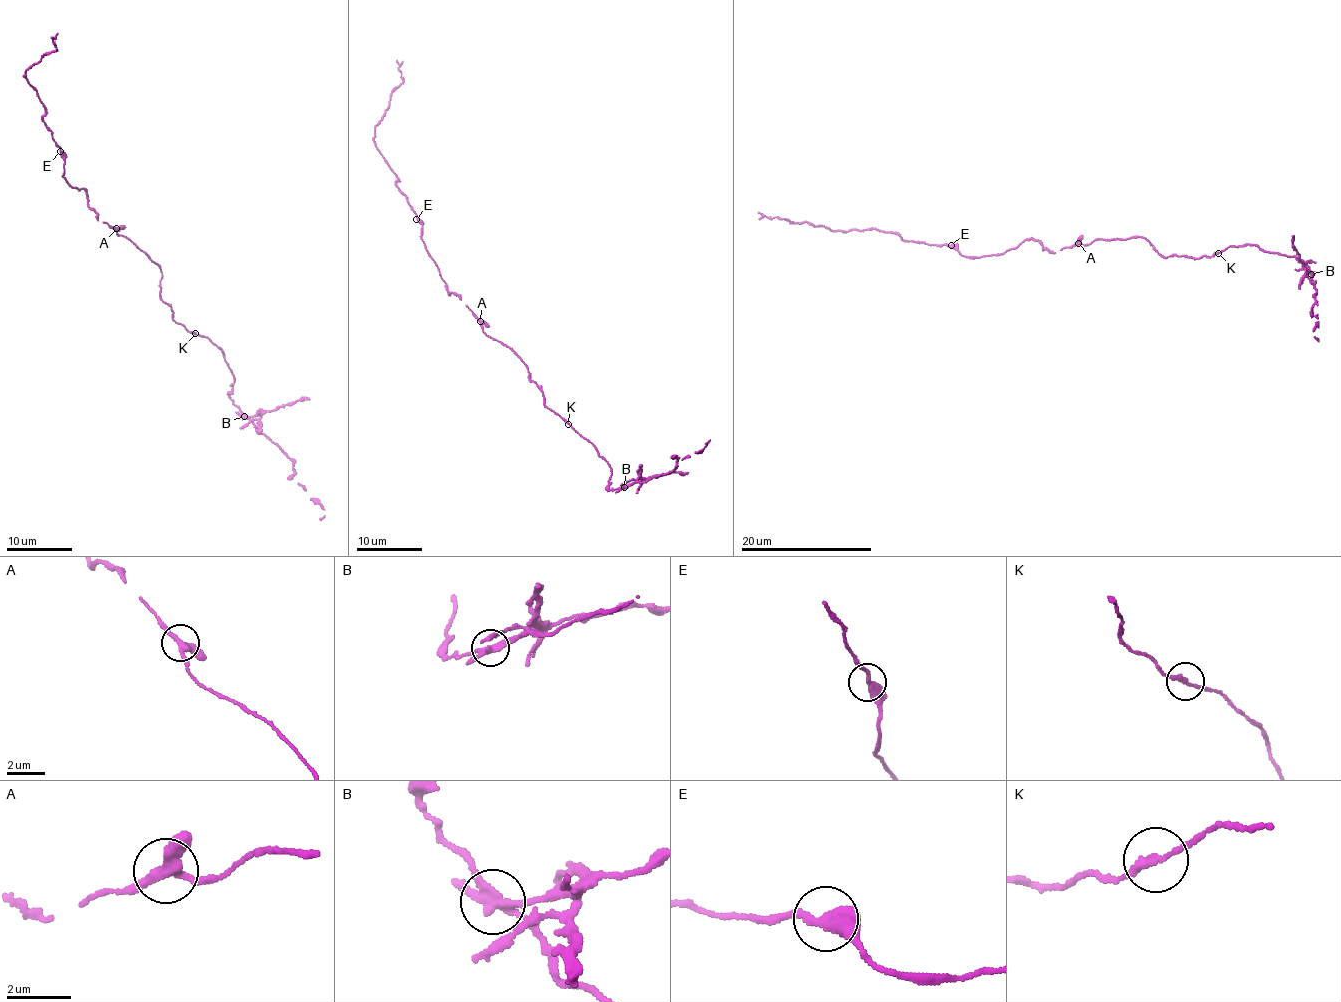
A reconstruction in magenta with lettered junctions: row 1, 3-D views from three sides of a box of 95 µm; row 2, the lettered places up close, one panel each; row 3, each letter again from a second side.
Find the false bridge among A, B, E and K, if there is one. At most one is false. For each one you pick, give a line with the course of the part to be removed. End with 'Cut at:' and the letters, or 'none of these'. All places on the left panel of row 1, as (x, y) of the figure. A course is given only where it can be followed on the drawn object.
B: course (244, 416), (264, 414), (296, 400), (309, 398)
Cut at: B

